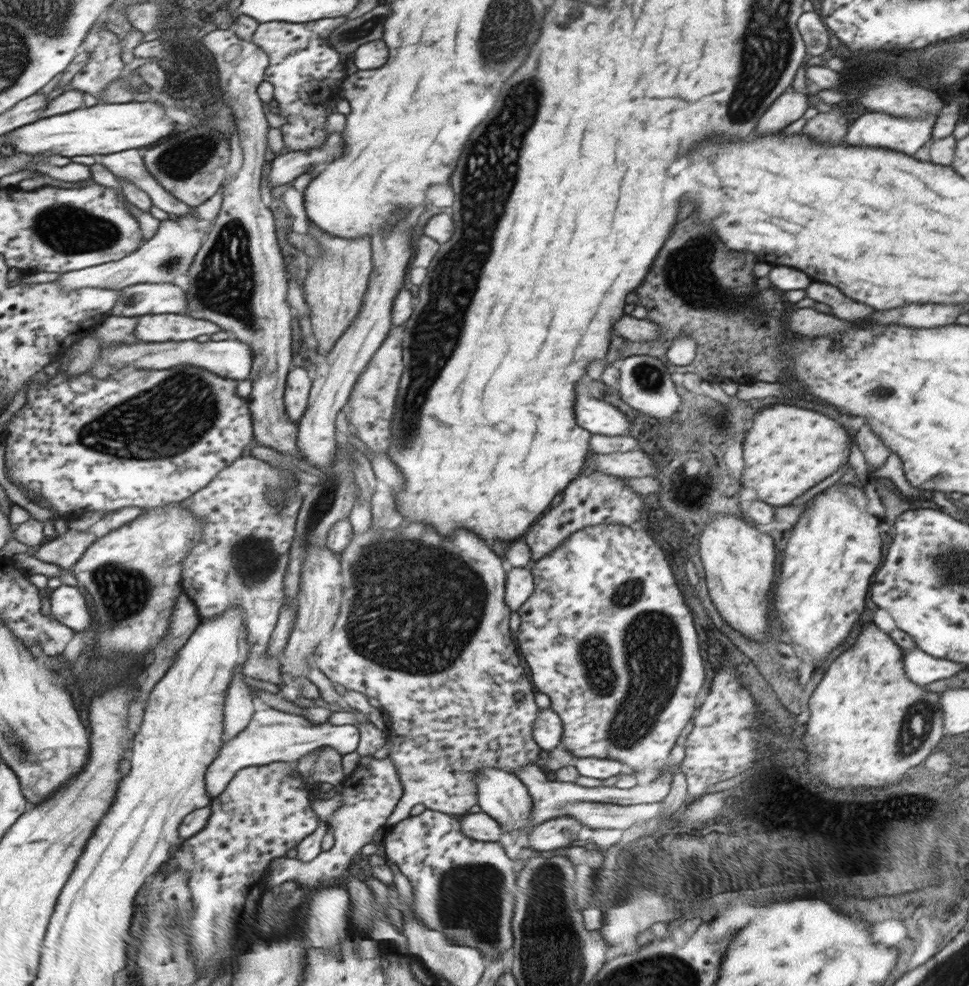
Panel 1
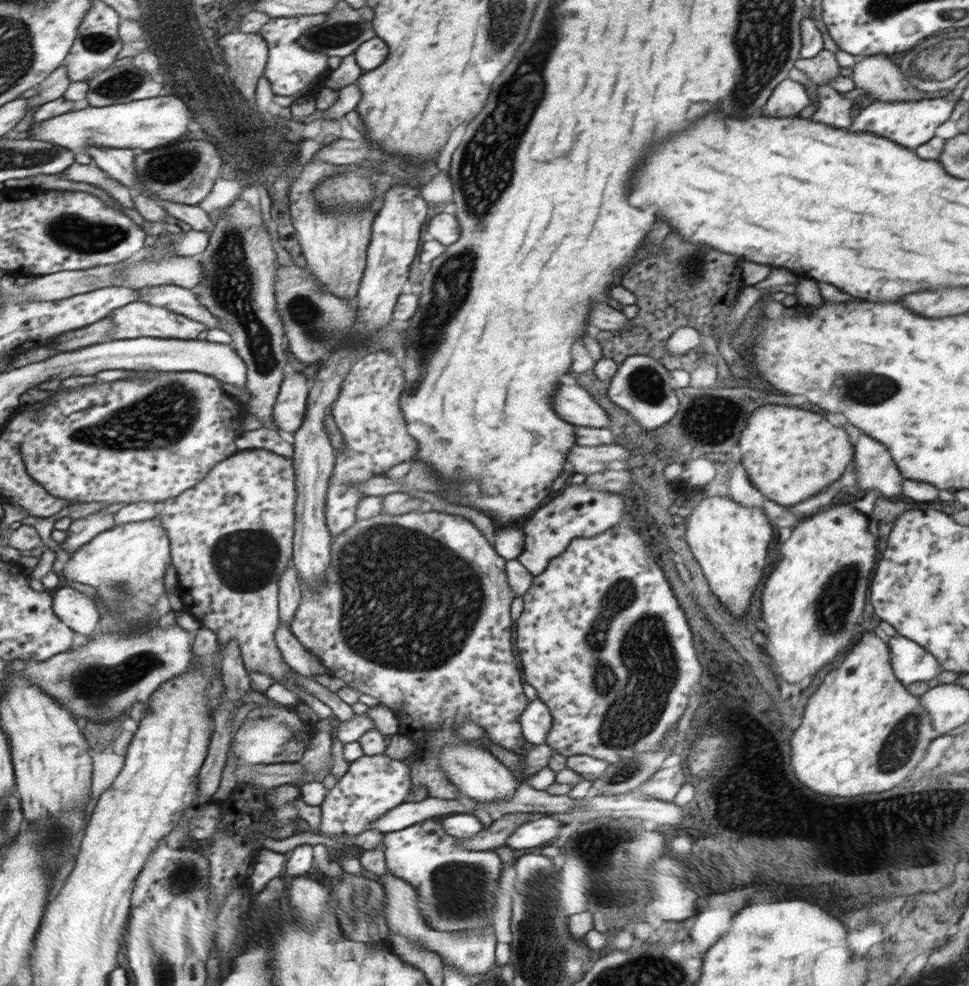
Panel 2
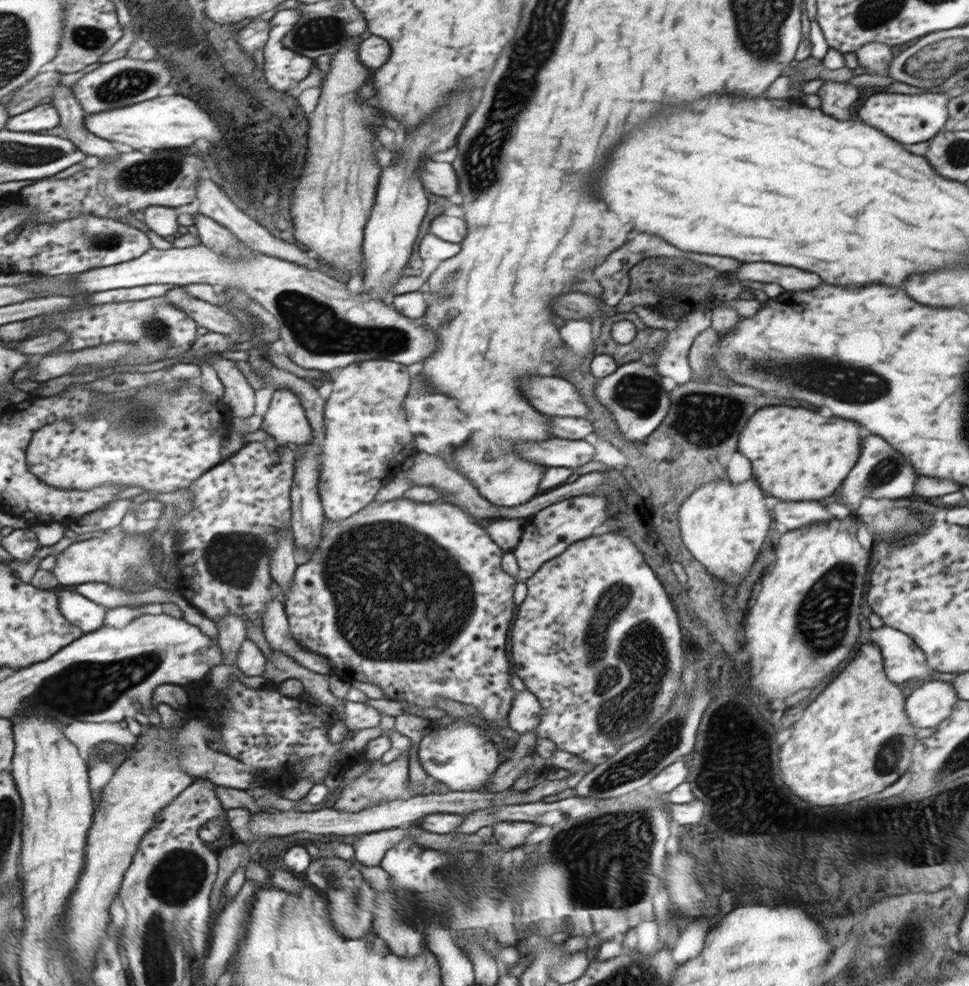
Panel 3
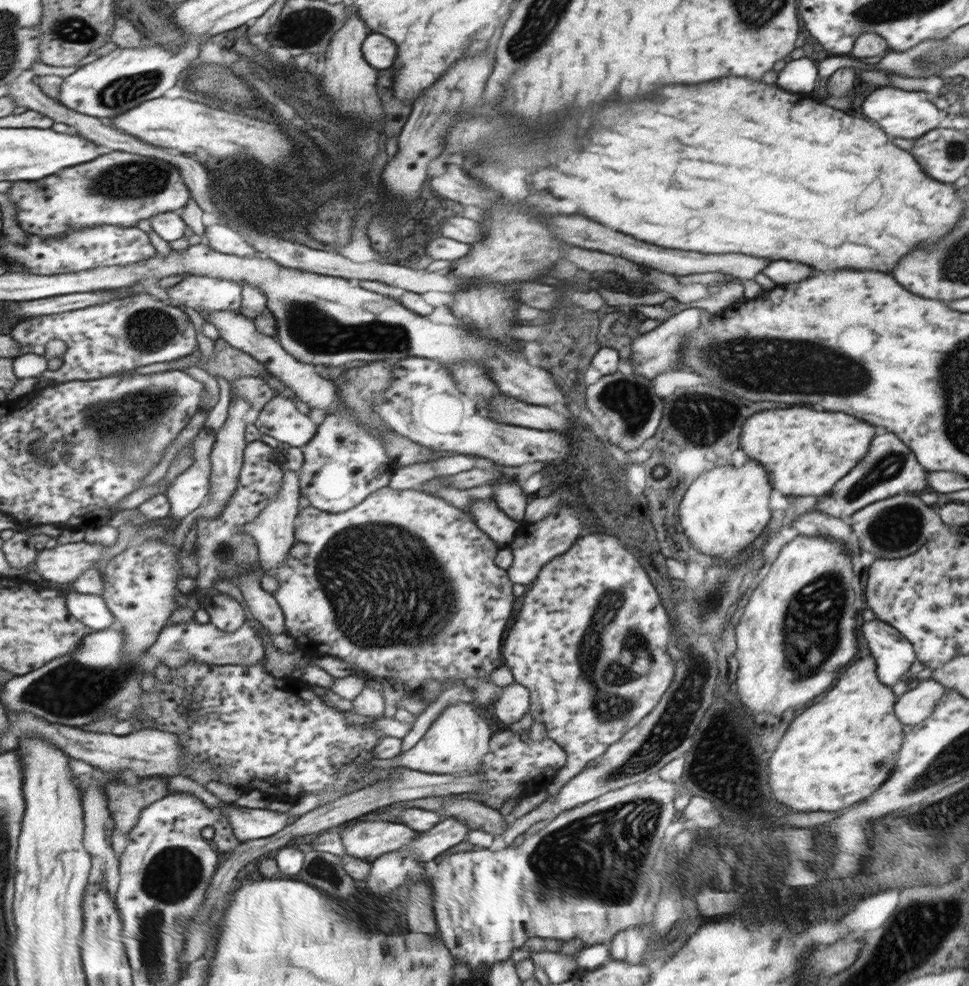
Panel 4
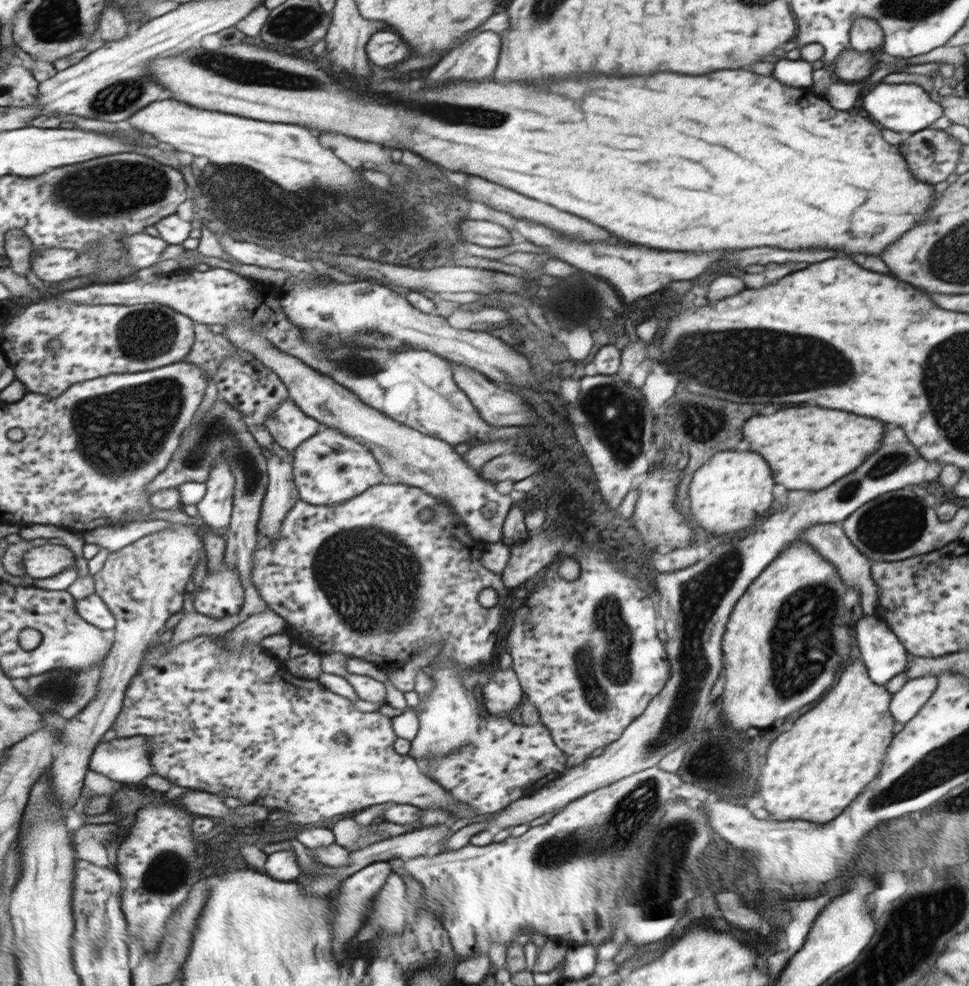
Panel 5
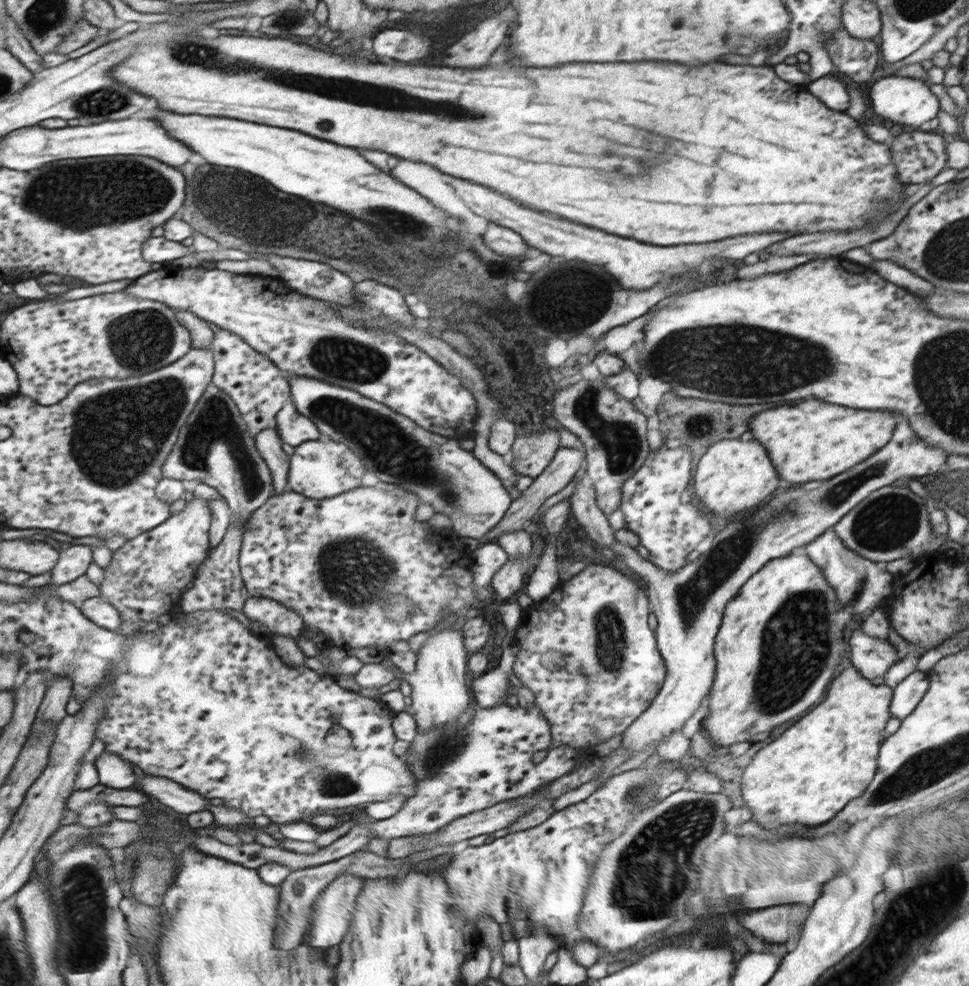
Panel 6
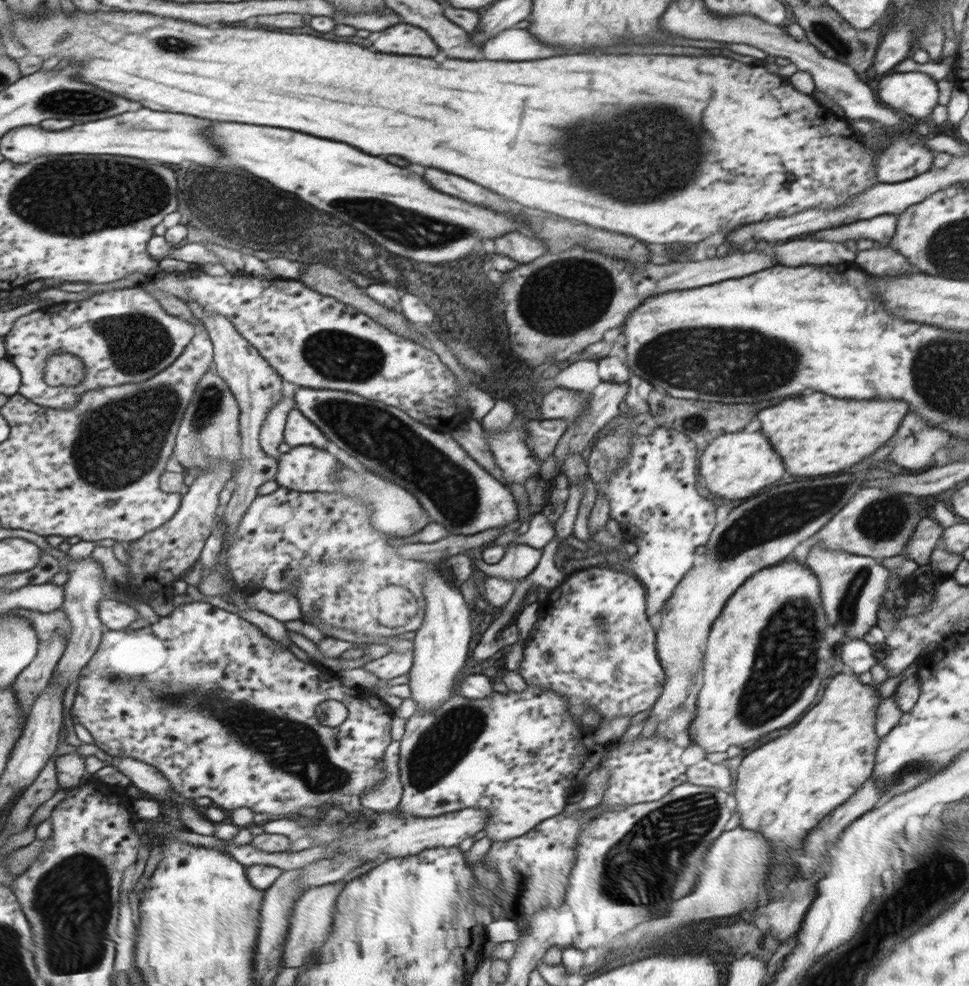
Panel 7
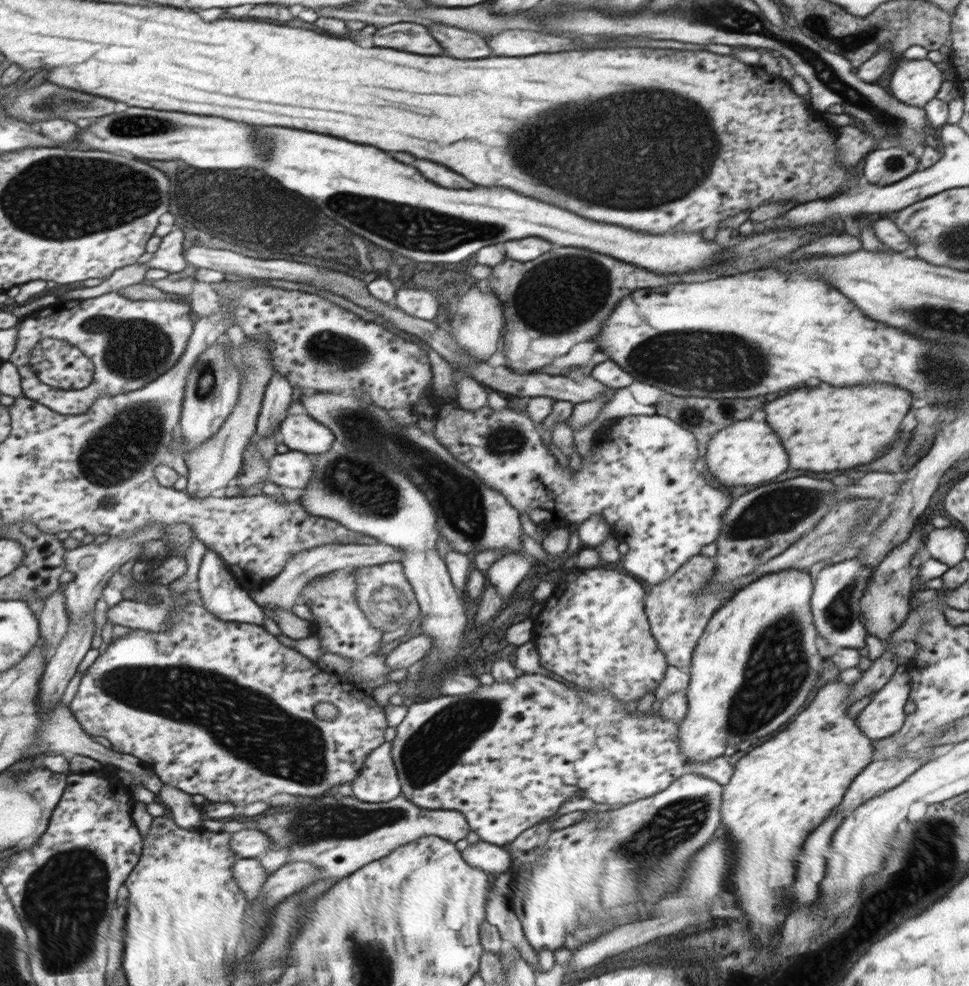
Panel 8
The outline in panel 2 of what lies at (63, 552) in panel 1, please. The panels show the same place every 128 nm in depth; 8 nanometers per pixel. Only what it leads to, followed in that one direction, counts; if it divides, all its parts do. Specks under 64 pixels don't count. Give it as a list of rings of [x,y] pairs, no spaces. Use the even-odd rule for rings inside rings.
[[[112,512],[94,513],[84,518],[74,519],[67,529],[67,538],[62,542],[62,548],[72,554],[96,535],[115,526]]]

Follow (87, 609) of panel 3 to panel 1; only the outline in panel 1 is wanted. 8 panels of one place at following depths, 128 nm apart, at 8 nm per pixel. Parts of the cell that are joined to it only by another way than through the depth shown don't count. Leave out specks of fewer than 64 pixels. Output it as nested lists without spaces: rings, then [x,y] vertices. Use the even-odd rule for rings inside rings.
[[[62,584],[51,590],[47,603],[50,604],[54,617],[72,630],[84,632],[92,624],[92,614],[88,610],[86,598],[74,586]]]

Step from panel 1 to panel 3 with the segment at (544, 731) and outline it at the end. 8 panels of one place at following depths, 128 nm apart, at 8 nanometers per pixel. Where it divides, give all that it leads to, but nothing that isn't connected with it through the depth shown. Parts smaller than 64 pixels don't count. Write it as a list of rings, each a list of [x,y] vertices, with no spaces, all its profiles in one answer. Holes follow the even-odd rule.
[[[528,689],[517,691],[508,711],[508,725],[519,734],[536,732],[542,719],[542,706]]]

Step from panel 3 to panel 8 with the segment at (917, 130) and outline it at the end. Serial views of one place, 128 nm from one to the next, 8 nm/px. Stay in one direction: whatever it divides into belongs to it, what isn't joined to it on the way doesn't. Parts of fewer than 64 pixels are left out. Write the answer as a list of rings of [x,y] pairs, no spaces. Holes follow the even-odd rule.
[[[907,59],[890,75],[891,94],[902,103],[924,108],[936,97],[945,75],[930,59]]]

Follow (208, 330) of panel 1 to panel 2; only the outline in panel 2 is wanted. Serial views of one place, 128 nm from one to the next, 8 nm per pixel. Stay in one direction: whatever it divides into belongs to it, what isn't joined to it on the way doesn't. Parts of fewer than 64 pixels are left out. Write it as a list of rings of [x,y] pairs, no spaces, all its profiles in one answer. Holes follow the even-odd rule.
[[[138,301],[114,309],[114,312],[106,315],[106,318],[110,318],[110,322],[114,324],[113,330],[109,333],[111,340],[127,340],[142,337],[195,340],[200,332],[208,330],[206,324],[186,318],[186,315],[176,314],[174,311],[166,309],[166,307],[154,306],[152,303]]]

